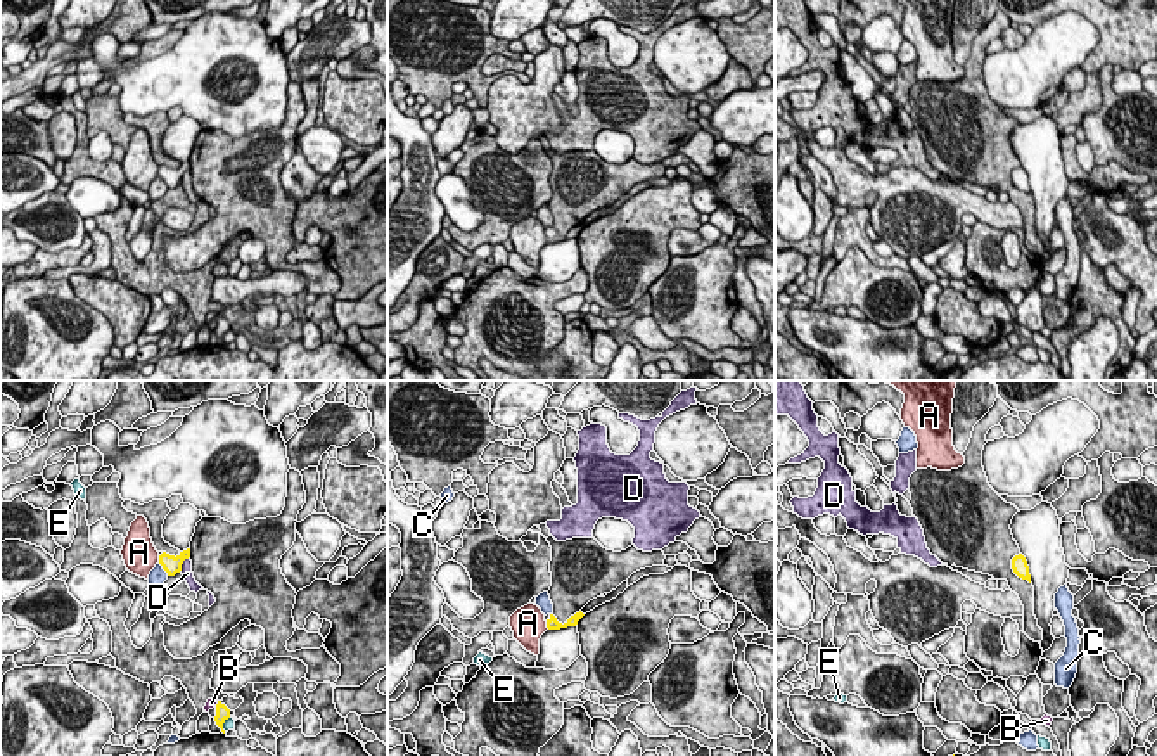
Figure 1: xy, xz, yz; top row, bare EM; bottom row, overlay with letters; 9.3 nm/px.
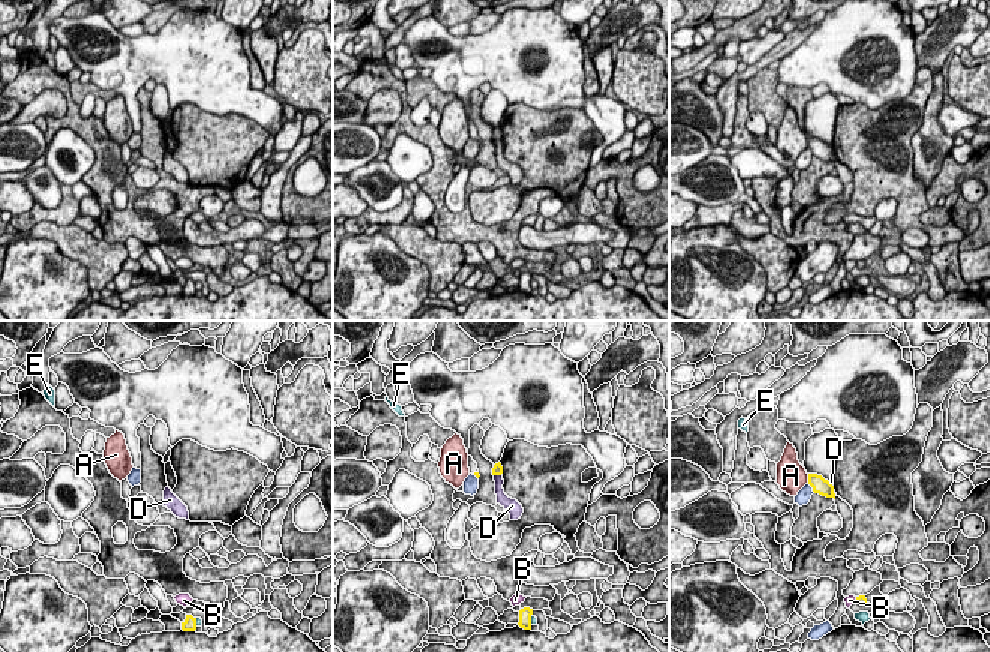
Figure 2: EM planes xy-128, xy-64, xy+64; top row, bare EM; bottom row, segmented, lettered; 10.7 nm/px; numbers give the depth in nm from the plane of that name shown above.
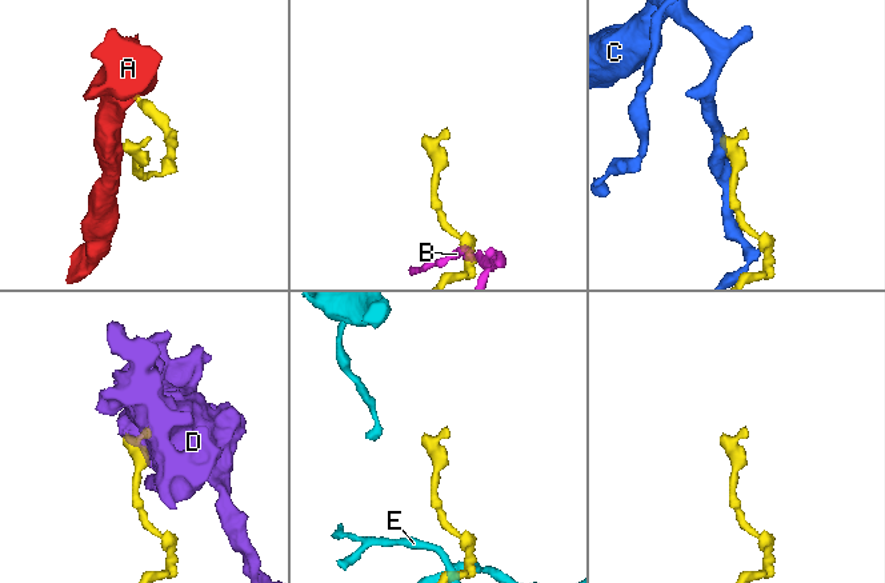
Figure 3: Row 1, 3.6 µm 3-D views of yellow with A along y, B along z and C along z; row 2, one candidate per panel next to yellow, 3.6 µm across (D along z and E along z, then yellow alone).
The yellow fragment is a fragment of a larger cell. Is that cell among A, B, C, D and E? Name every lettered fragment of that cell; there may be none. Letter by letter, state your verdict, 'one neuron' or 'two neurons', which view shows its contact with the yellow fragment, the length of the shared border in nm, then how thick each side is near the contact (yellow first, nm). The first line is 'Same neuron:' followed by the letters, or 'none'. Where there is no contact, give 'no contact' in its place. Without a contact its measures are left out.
Same neuron: none
A: two neurons | xz | 90 nm | 120/320 nm
B: two neurons | xy | 70 nm | 130/100 nm
C: two neurons | xy | 160 nm | 170/160 nm
D: two neurons | xy | 170 nm | 170/100 nm
E: two neurons | xy | 160 nm | 130/100 nm

